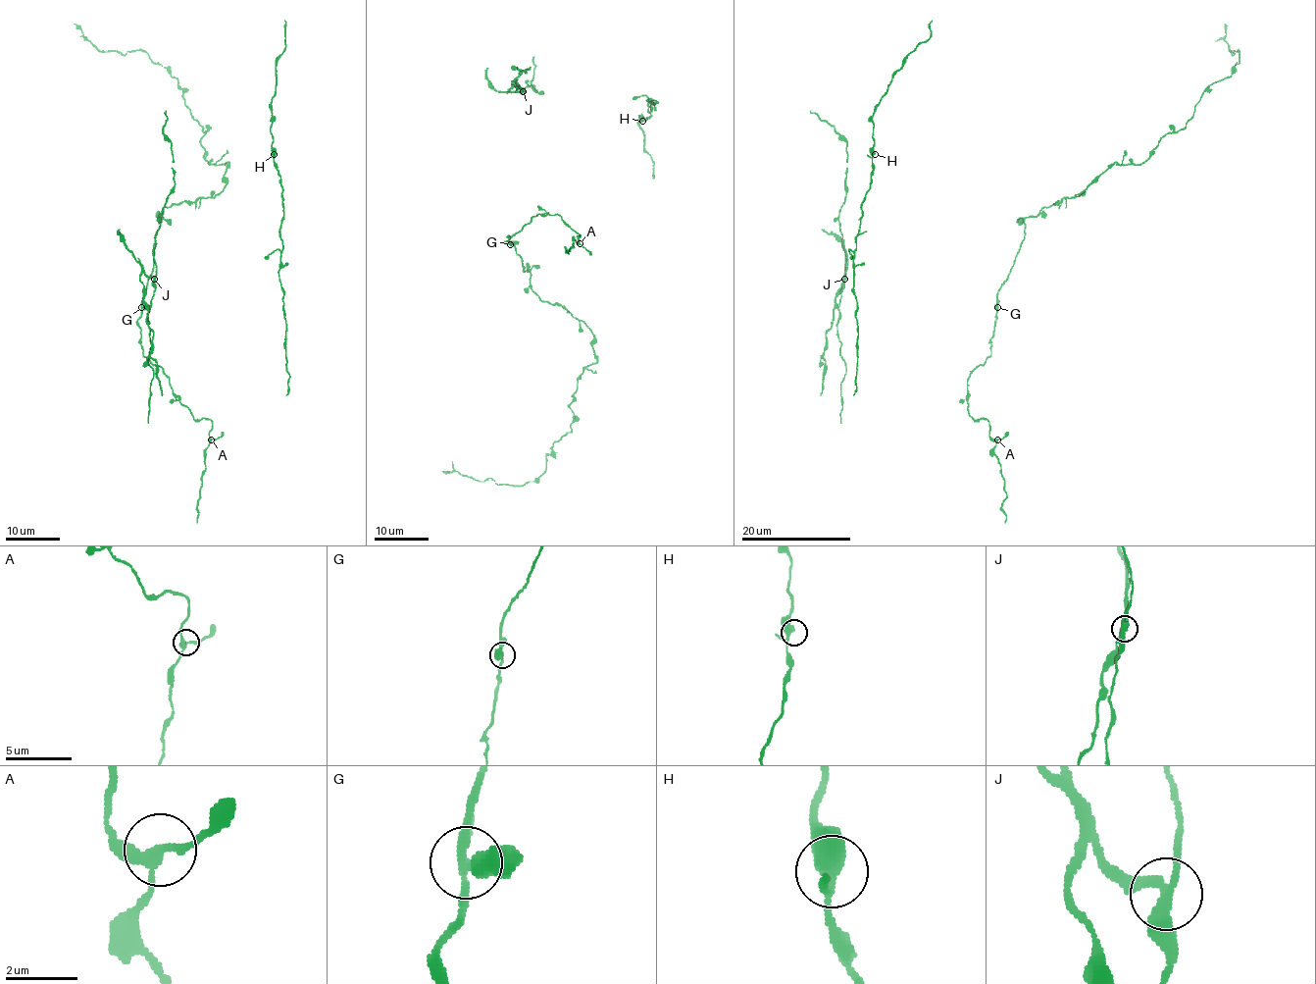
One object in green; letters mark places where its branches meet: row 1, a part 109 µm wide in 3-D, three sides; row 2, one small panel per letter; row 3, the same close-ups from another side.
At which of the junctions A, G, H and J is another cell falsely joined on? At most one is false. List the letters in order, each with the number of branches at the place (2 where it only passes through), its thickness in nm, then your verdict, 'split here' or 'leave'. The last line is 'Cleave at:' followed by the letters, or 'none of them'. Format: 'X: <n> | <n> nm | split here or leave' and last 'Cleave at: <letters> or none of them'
A: 3 | 240 nm | leave
G: 3 | 320 nm | leave
H: 3 | 360 nm | leave
J: 3 | 300 nm | split here
Cleave at: J

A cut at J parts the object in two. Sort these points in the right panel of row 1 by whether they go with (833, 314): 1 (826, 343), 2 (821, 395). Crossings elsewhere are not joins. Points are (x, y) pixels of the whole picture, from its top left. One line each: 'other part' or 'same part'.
1: same part
2: same part

